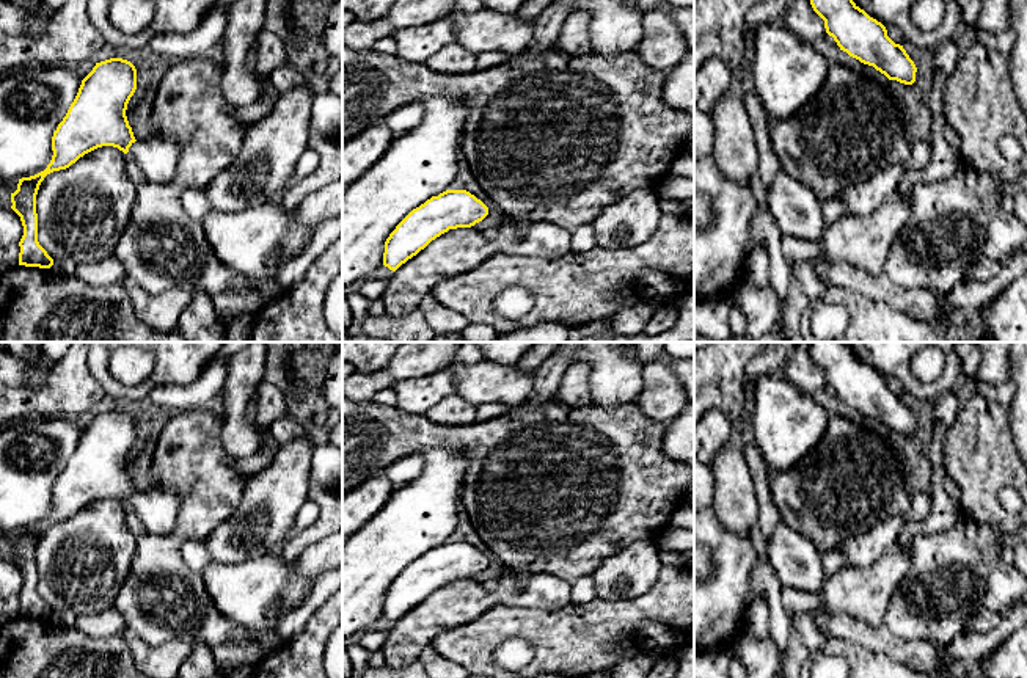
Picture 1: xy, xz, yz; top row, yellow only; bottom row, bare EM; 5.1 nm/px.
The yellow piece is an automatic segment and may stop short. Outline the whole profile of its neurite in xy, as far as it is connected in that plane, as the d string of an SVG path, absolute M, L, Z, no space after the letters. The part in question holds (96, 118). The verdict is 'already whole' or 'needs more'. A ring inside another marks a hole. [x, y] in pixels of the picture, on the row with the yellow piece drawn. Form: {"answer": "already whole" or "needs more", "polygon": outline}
{"answer": "needs more", "polygon": "M110 58L96 63L93 71L82 80L79 93L71 104L66 116L58 124L52 137L52 160L47 168L35 176L19 179L17 190L11 193L11 209L20 217L24 235L19 242L19 265L50 268L53 259L38 242L38 213L36 195L44 177L53 171L66 170L85 154L102 148L113 146L130 155L143 170L144 179L157 184L174 182L176 165L179 160L179 143L168 137L149 137L137 140L129 126L126 110L130 97L137 89L137 69L122 58Z"}

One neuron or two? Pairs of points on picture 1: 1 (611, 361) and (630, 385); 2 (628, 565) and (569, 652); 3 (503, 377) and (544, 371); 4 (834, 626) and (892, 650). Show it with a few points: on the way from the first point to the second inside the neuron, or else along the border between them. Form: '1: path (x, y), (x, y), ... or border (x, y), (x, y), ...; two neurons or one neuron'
1: path (613, 368), (624, 379); one neuron
2: border (641, 594), (632, 598), (597, 598); two neurons
3: border (536, 371), (533, 388), (526, 399); two neurons
4: path (848, 628), (878, 639); one neuron

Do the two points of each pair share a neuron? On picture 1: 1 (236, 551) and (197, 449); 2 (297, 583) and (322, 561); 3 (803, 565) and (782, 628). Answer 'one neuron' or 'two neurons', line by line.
1: two neurons
2: one neuron
3: two neurons

